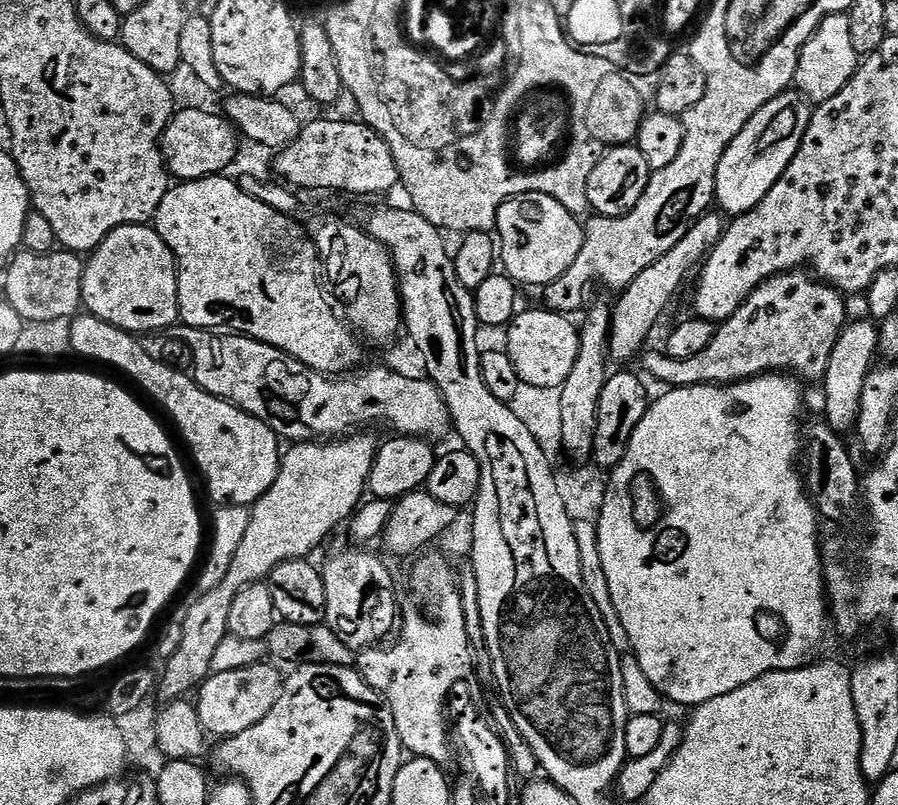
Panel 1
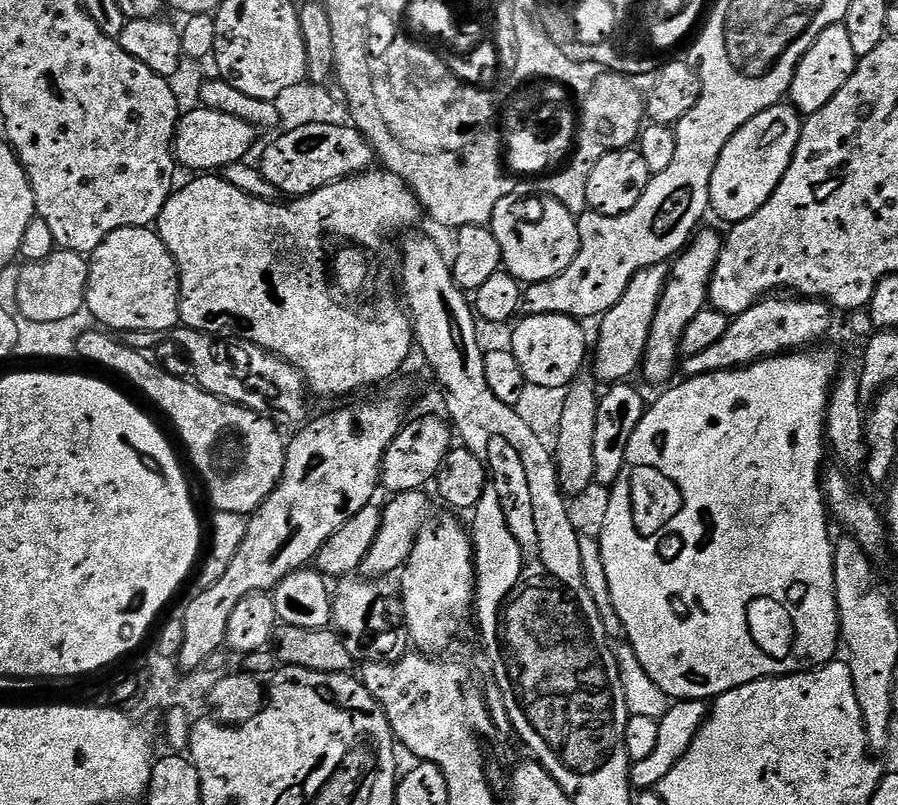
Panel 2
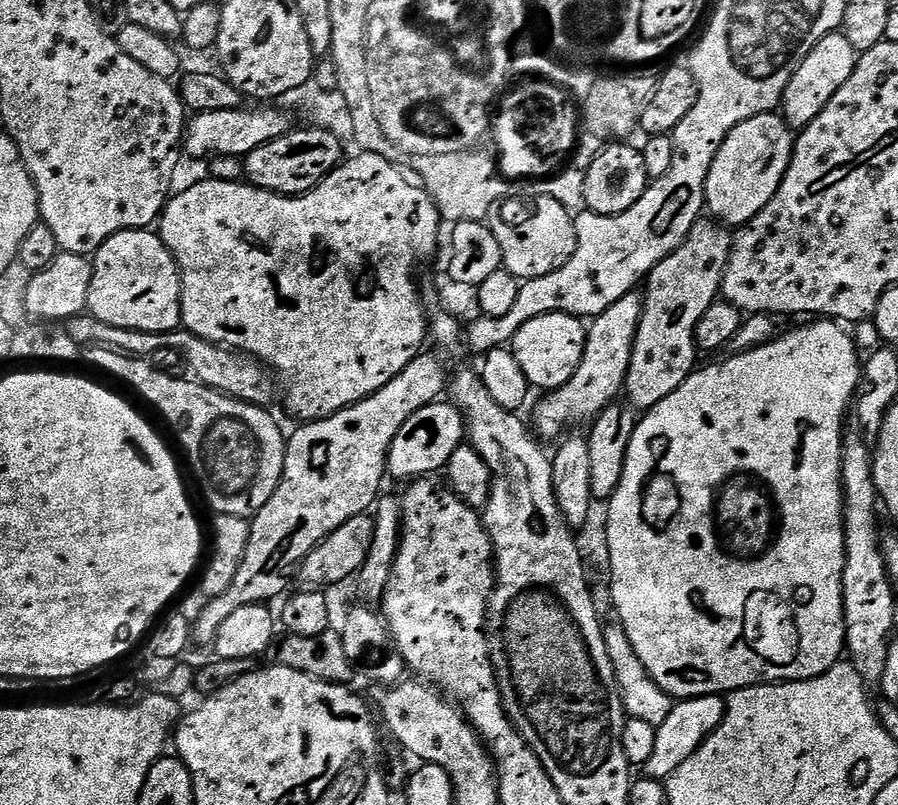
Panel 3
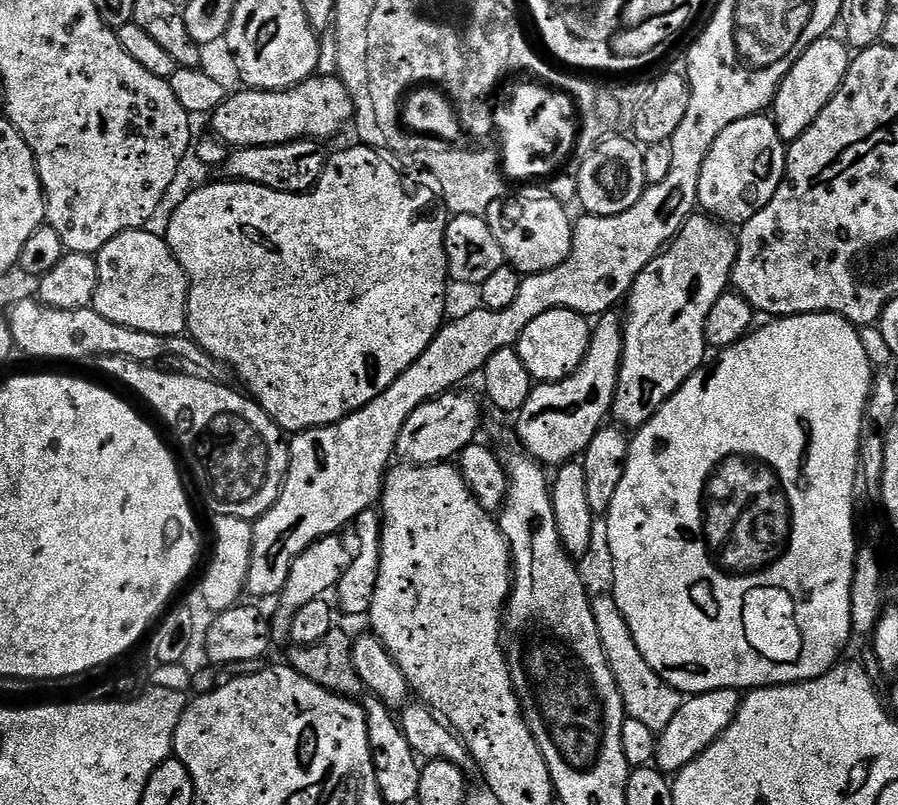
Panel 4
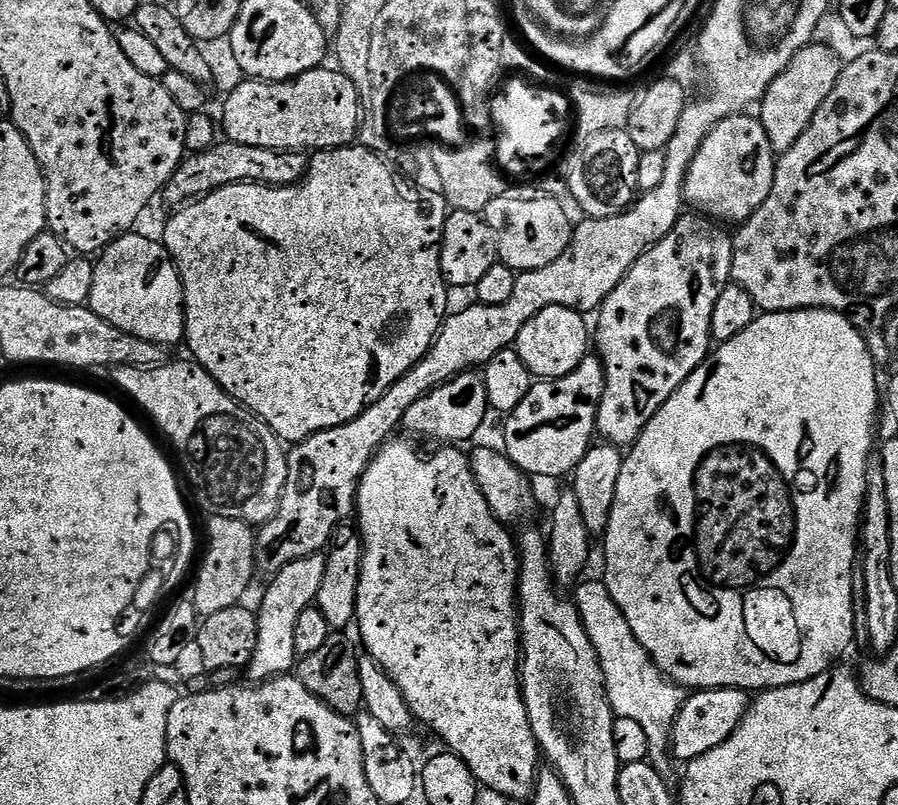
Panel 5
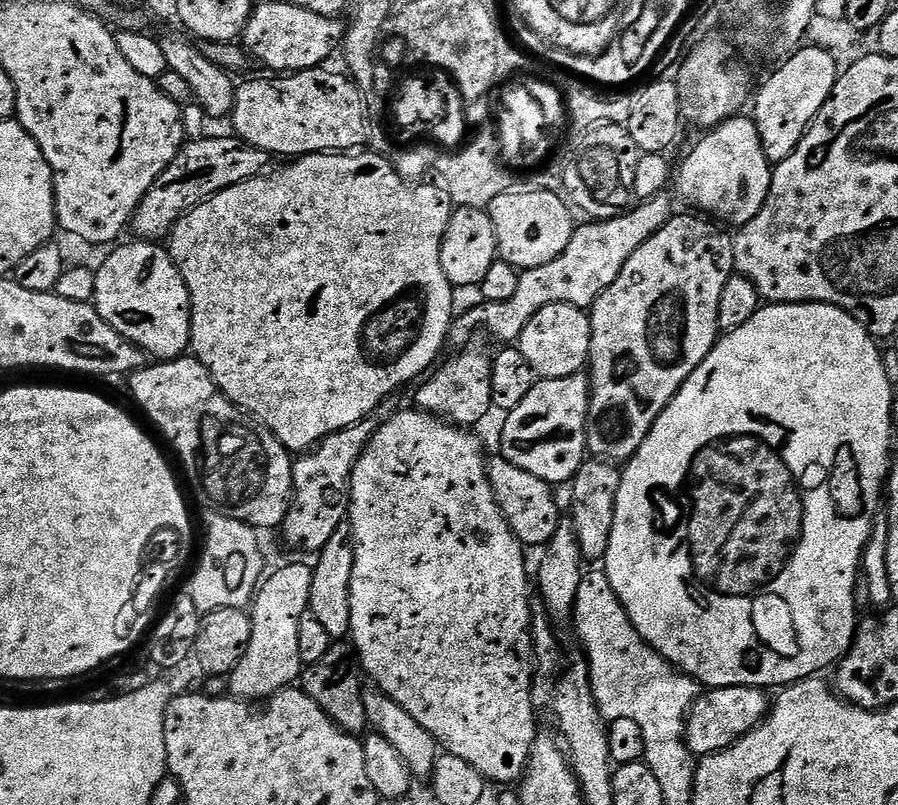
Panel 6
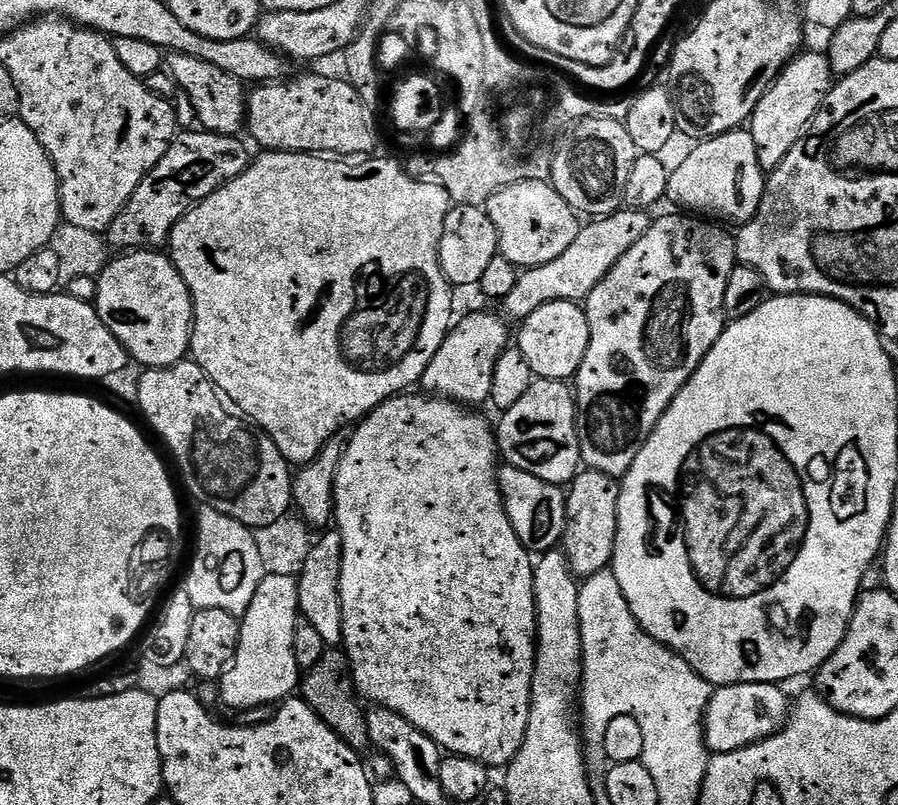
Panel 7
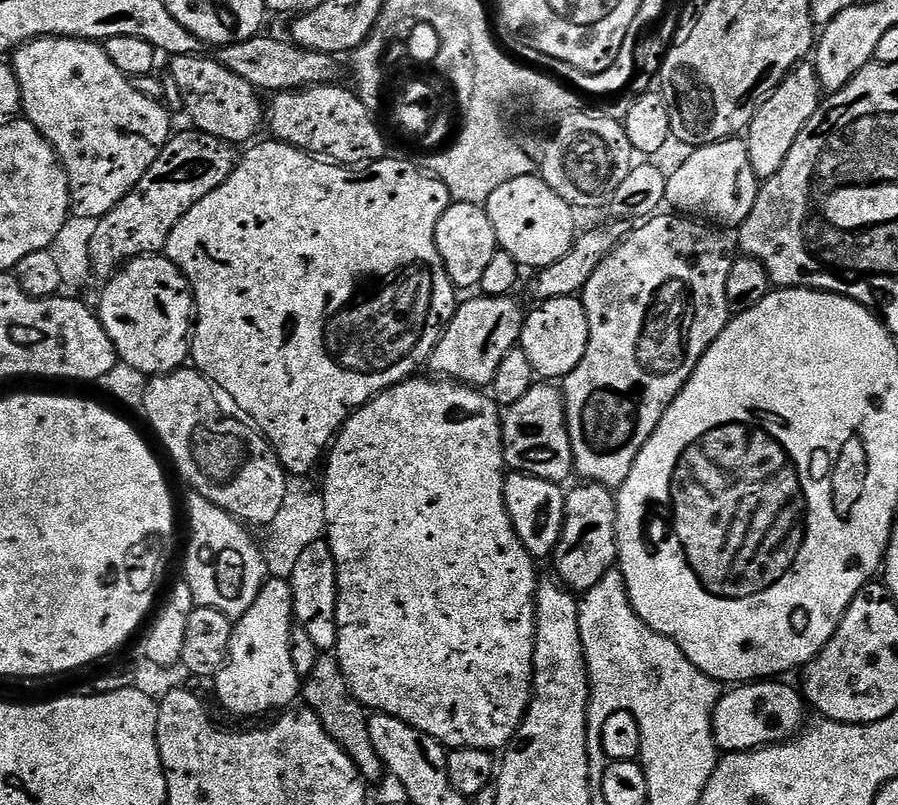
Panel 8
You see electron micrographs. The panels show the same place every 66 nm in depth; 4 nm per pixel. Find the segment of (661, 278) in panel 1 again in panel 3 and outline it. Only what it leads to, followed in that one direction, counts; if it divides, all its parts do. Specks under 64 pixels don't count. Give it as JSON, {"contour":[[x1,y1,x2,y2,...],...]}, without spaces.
{"contour":[[633,290,618,298,614,306,602,310,602,314,595,316,587,325,588,340,584,344,582,362,578,370,574,370,574,378,570,378,570,382,566,382,561,388,553,388,547,394,541,395,544,397,536,408,537,429,535,428,541,437,563,437,568,430,564,428,570,427,571,424,580,424,583,420,591,421,599,416,603,408,607,408,619,397,616,395,624,392,624,383,630,370,630,358,643,309,643,295]]}

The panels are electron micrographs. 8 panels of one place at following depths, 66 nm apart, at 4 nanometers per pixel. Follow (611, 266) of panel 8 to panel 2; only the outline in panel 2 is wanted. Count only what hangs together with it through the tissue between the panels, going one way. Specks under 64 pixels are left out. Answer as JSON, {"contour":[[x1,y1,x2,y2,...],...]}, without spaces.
{"contour":[[704,226,693,235,688,247,671,261,668,281,654,314,654,324,650,326,650,338,646,342,642,365,642,376,644,372,650,383,667,385,667,380,678,372,678,365,682,360,680,343,684,341,686,326,690,326,694,314,698,314,709,303,708,284,725,243,723,235,719,236,714,229]]}

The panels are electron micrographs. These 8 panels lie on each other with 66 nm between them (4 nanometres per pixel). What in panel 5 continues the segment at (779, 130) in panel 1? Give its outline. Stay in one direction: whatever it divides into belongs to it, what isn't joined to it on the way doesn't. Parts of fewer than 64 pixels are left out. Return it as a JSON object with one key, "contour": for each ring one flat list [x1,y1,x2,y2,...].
{"contour":[[755,115,727,116,710,130,694,162,688,167,684,198,697,213,717,222,750,219,766,202,774,186,778,153,770,146,766,130]]}

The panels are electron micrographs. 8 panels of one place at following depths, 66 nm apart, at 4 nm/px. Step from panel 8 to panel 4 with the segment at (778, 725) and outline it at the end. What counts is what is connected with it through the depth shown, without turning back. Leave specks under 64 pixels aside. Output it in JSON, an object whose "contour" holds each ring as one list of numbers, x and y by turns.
{"contour":[[719,688,689,695,681,703,678,714,674,714,674,718,670,718,663,732,659,733,656,741,655,767,664,774,681,772,726,731,730,722,734,722,741,699,741,693,735,688]]}

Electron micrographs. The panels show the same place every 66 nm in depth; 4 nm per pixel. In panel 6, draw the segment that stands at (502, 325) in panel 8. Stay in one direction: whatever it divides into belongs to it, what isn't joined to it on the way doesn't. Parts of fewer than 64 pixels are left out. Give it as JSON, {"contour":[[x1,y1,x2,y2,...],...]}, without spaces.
{"contour":[[468,346,457,351,460,352,457,356,450,357,444,365,441,363,419,385,421,388,416,392,415,404,419,411,431,412,433,416,438,416,441,420,447,420,457,426,476,426,472,424,478,423,487,412,493,411,492,395,490,394,492,356,484,353,480,348,472,347]]}

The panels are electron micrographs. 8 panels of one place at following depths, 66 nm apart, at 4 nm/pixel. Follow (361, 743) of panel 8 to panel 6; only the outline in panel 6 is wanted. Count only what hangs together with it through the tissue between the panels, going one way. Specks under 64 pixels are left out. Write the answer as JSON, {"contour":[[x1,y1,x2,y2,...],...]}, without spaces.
{"contour":[[333,642,323,658,318,658,318,662,303,669,298,684,307,696,318,702,320,709,343,732,360,734,360,731,364,732,368,728,364,705,365,689,360,688,360,680,362,681,362,669,355,648,348,642]]}

